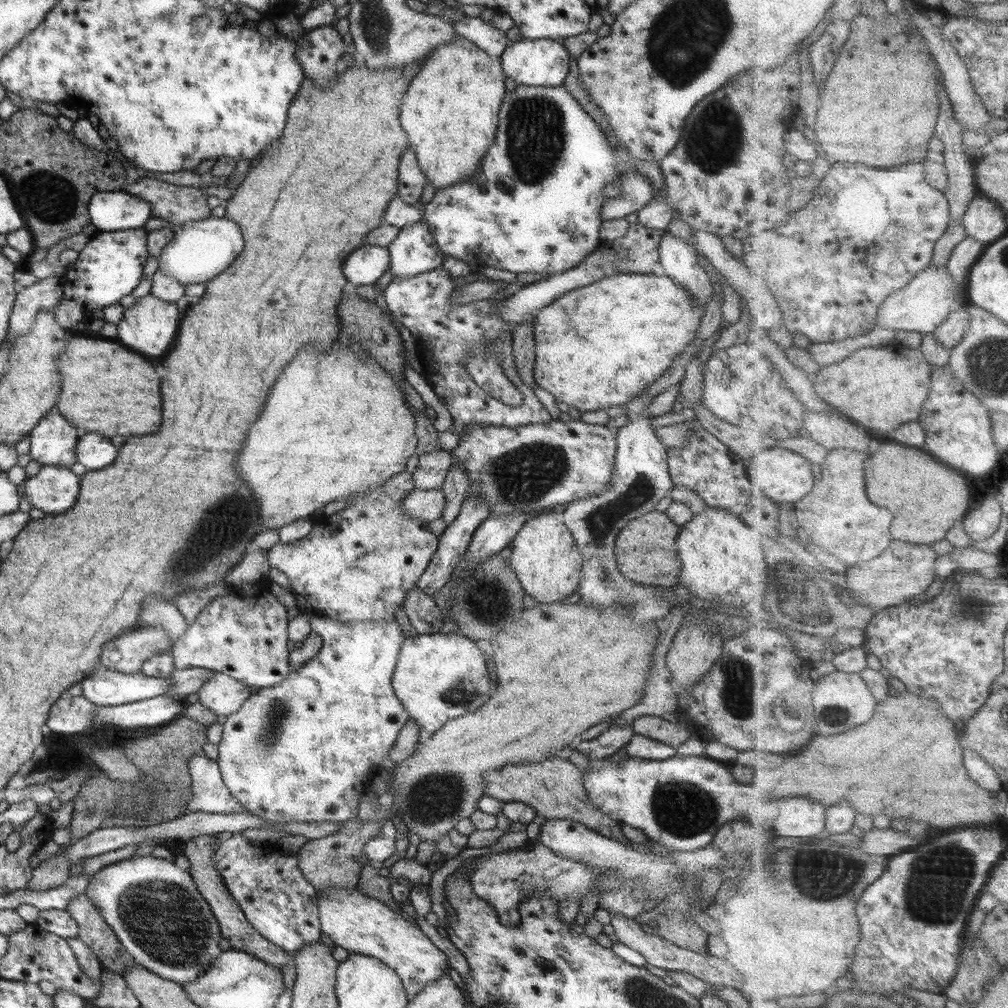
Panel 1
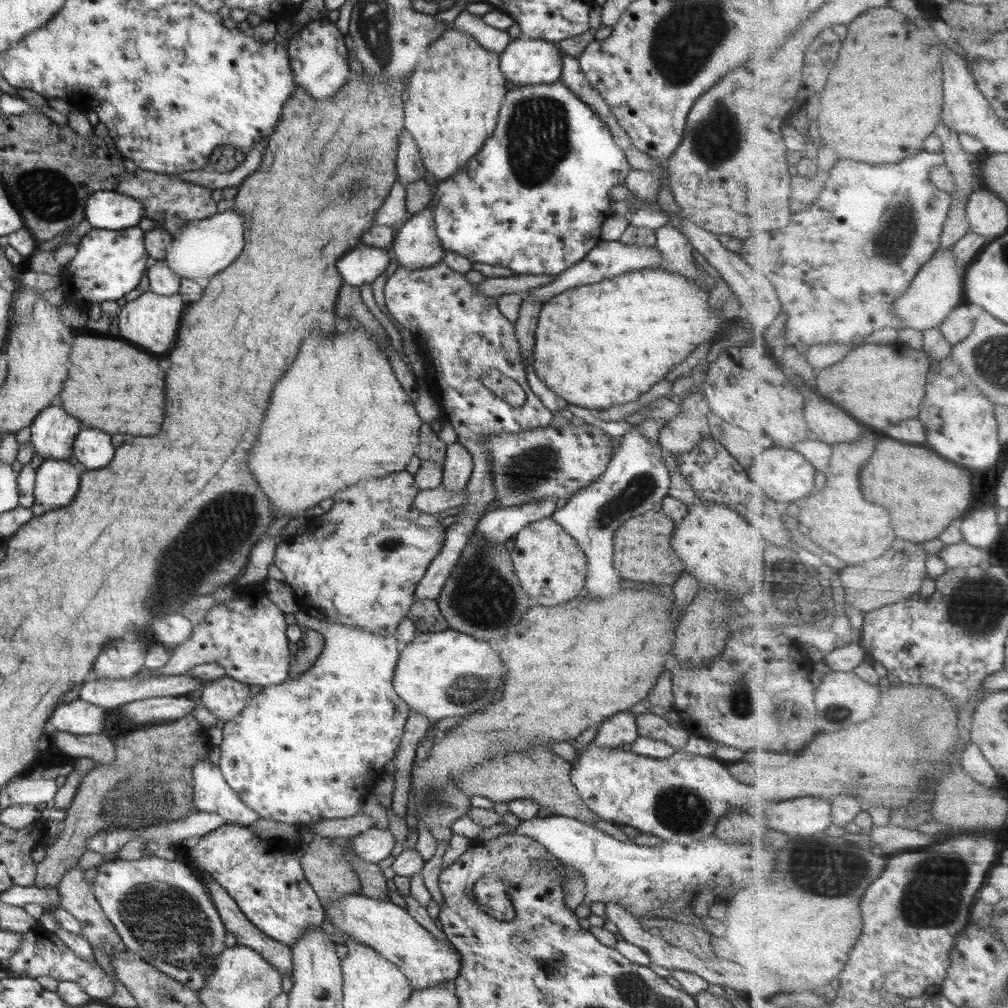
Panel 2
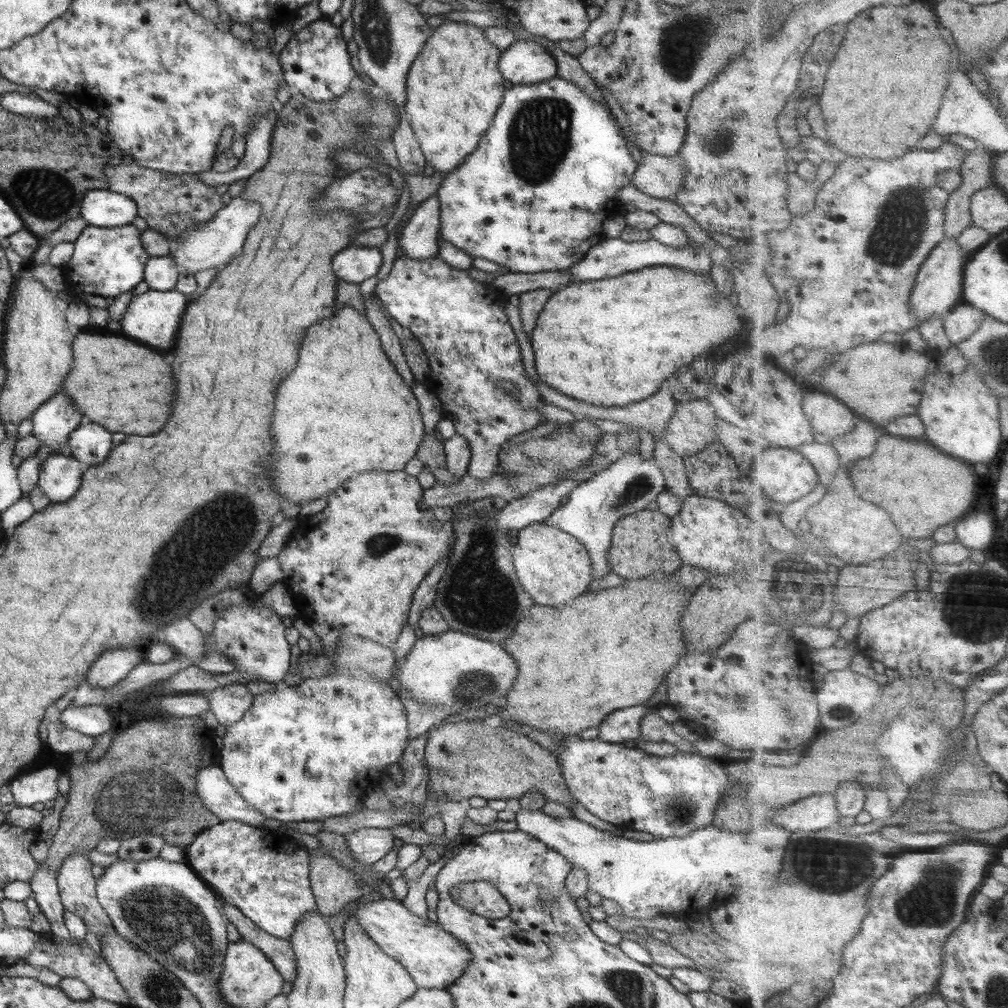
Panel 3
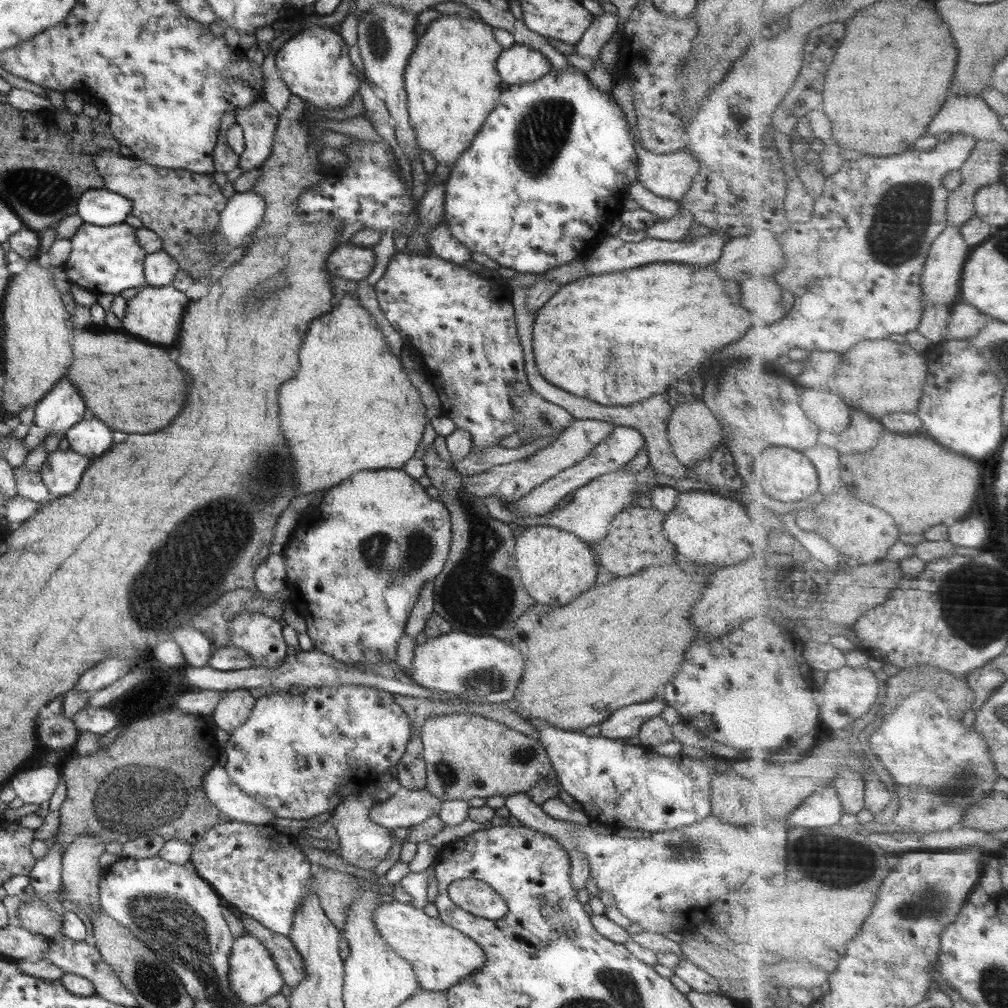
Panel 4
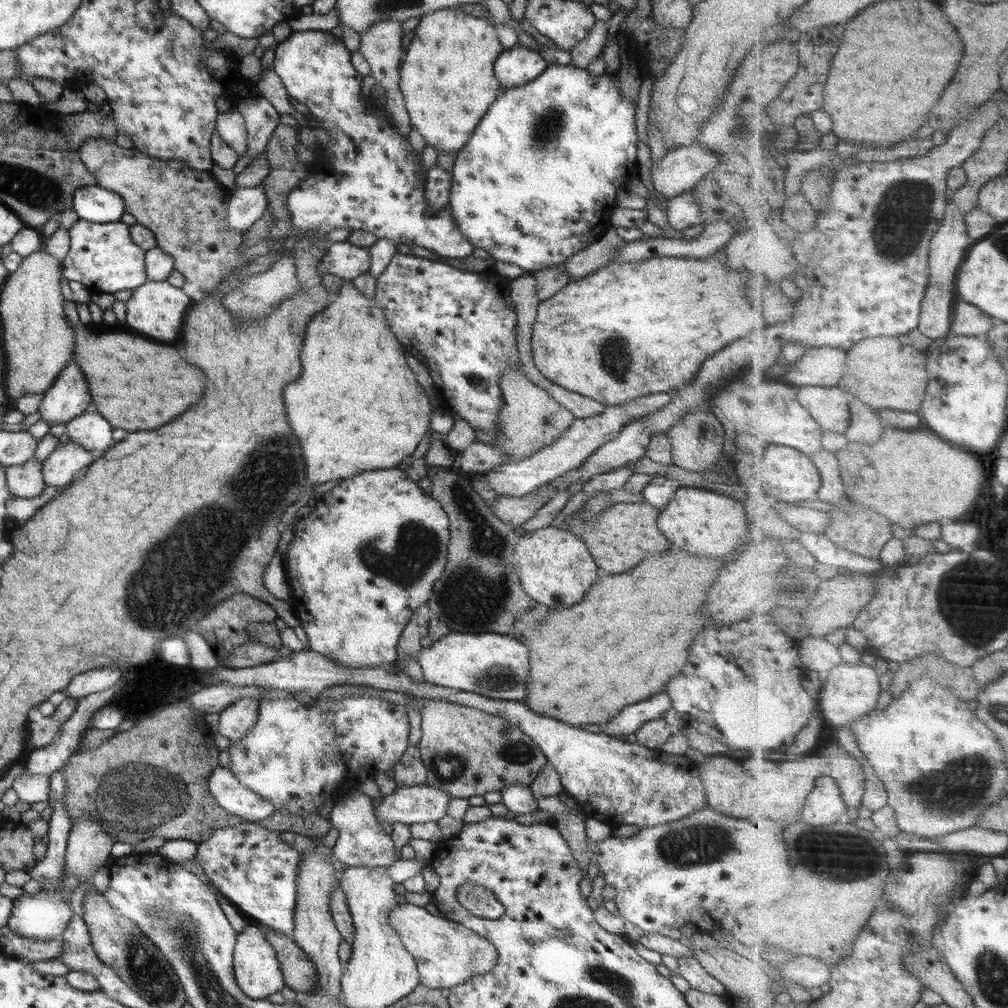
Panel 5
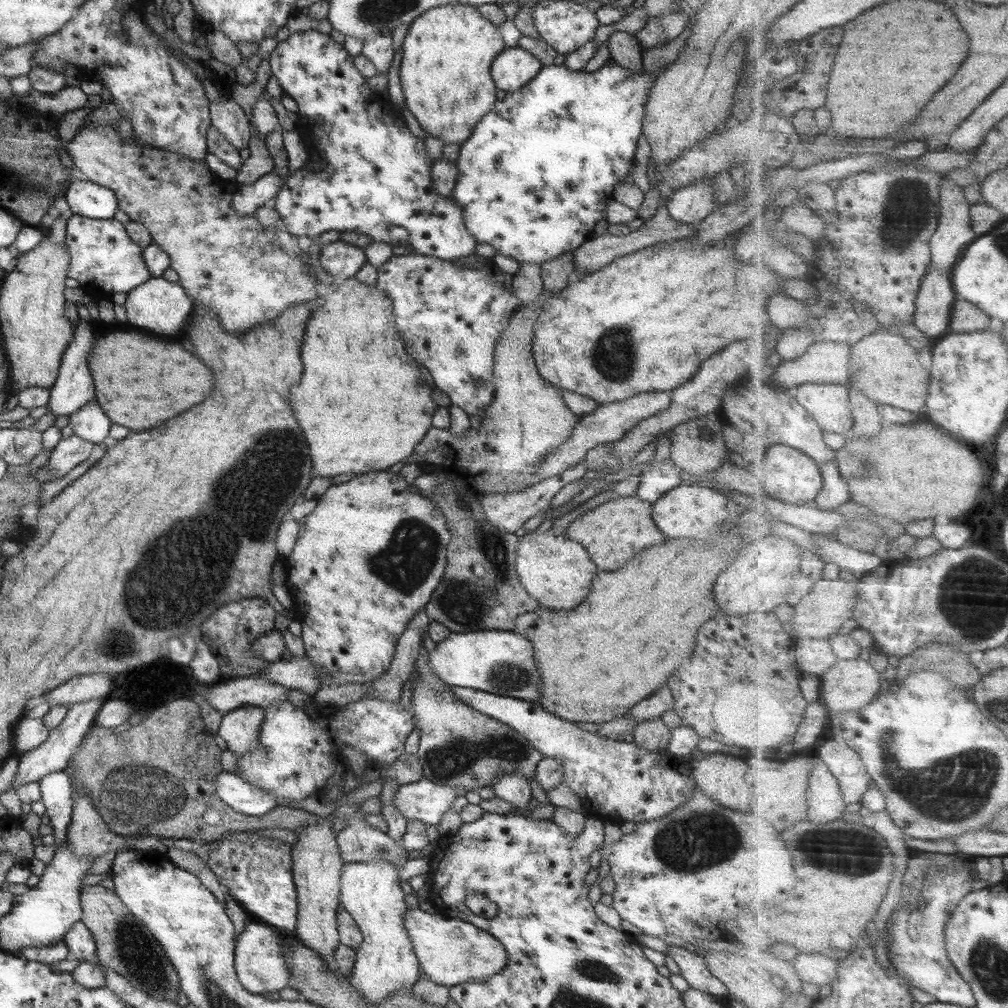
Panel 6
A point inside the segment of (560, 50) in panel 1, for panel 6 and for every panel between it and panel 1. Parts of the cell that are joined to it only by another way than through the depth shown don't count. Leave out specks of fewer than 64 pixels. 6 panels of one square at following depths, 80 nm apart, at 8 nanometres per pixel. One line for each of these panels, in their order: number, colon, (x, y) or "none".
2: (524, 61)
3: (523, 63)
4: (518, 64)
5: (514, 67)
6: (513, 68)

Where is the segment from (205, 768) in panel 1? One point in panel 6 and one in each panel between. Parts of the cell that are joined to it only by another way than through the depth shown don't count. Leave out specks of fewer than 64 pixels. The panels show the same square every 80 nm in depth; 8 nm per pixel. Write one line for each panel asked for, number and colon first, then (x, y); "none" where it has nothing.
2: (212, 794)
3: (217, 794)
4: (226, 796)
5: (226, 790)
6: (243, 796)

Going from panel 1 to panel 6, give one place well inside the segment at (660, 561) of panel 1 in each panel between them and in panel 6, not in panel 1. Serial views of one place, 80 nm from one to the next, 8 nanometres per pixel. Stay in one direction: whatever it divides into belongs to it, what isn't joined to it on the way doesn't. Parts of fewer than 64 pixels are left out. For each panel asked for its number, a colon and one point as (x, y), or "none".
2: (643, 547)
3: (640, 546)
4: (635, 540)
5: (621, 536)
6: (612, 533)

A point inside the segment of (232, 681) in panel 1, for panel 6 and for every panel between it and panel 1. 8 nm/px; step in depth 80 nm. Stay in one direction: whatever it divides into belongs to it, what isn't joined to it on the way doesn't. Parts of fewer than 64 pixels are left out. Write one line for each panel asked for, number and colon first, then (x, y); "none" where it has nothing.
2: (225, 698)
3: (229, 704)
4: (234, 708)
5: (236, 720)
6: (239, 728)

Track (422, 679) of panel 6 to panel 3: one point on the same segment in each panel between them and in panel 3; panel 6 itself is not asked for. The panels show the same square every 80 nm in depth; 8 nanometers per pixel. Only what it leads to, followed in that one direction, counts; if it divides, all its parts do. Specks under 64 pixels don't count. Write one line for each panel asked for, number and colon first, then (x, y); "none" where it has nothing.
3: (467, 758)
4: (466, 755)
5: (467, 752)

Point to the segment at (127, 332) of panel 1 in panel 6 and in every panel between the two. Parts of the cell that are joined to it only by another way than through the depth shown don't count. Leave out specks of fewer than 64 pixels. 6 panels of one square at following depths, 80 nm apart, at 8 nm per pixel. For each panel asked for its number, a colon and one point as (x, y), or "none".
2: (151, 321)
3: (153, 318)
4: (155, 314)
5: (156, 309)
6: (159, 305)

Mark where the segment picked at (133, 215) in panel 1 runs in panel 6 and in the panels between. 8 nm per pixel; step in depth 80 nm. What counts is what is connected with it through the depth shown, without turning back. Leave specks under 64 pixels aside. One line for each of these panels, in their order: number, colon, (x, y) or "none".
2: (110, 210)
3: (103, 208)
4: (100, 207)
5: (93, 203)
6: (85, 198)

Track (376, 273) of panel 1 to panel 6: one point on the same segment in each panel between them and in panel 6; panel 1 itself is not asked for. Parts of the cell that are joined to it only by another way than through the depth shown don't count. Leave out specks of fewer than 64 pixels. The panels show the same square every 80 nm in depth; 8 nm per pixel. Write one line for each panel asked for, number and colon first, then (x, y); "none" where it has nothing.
2: (364, 264)
3: (354, 264)
4: (349, 261)
5: (346, 261)
6: (338, 258)

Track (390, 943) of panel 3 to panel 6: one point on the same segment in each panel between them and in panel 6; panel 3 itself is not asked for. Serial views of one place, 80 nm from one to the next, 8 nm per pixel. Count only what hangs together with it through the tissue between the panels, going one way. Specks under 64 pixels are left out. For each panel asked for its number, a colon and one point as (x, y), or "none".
4: (441, 957)
5: (447, 954)
6: (451, 952)

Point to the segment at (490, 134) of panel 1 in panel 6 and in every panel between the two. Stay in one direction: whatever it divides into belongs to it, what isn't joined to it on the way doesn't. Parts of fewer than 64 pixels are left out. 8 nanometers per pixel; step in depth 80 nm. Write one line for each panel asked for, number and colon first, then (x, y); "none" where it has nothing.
2: (454, 94)
3: (454, 87)
4: (451, 81)
5: (447, 80)
6: (447, 54)

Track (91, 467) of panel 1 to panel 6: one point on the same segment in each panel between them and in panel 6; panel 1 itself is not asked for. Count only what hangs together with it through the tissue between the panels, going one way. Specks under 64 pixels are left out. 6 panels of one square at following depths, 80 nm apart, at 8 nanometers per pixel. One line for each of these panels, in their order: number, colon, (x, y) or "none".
2: (92, 448)
3: (91, 443)
4: (91, 438)
5: (92, 431)
6: (90, 423)

